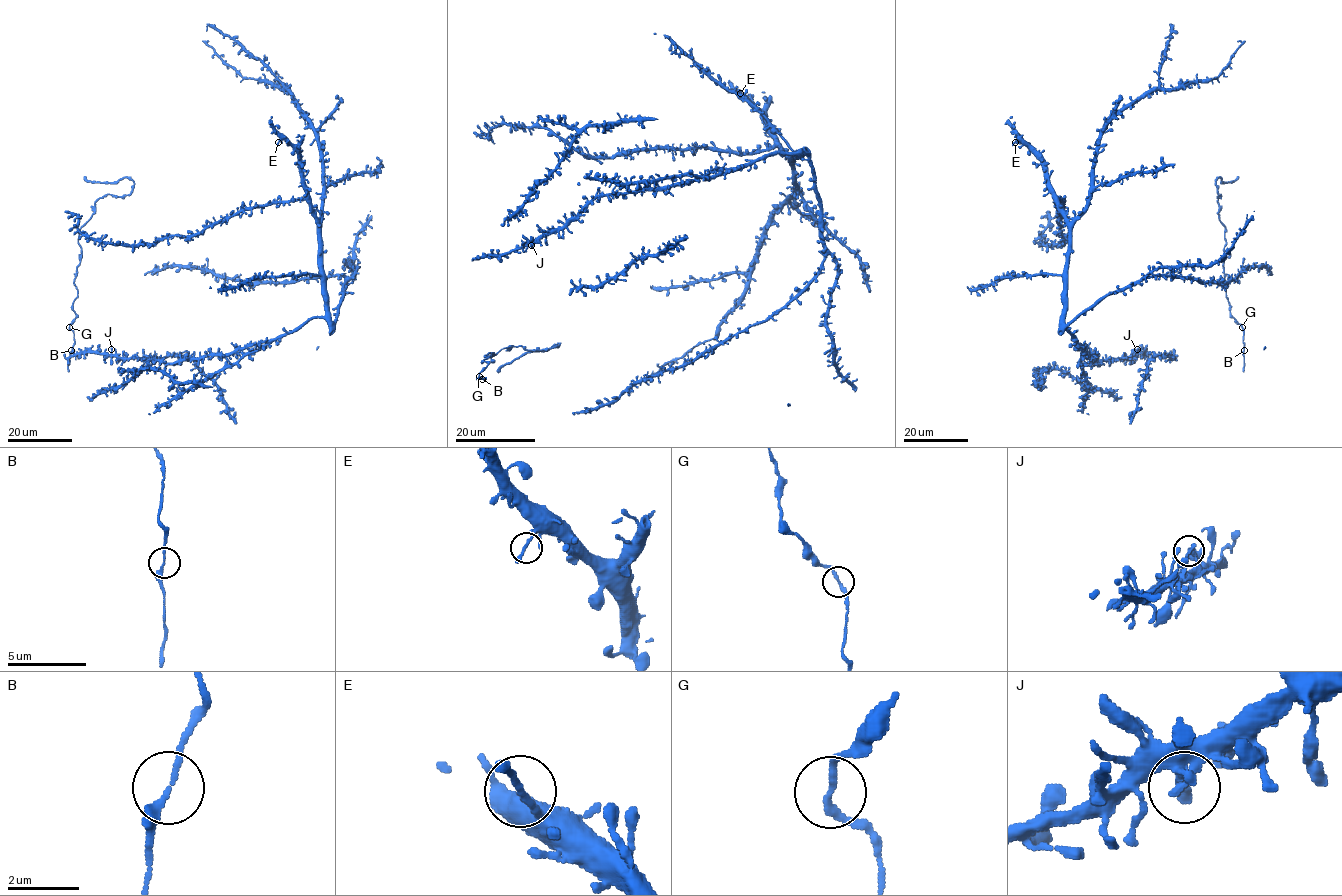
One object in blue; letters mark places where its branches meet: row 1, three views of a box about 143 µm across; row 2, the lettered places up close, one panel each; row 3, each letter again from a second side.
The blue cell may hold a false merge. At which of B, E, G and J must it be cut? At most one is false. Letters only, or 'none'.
none

